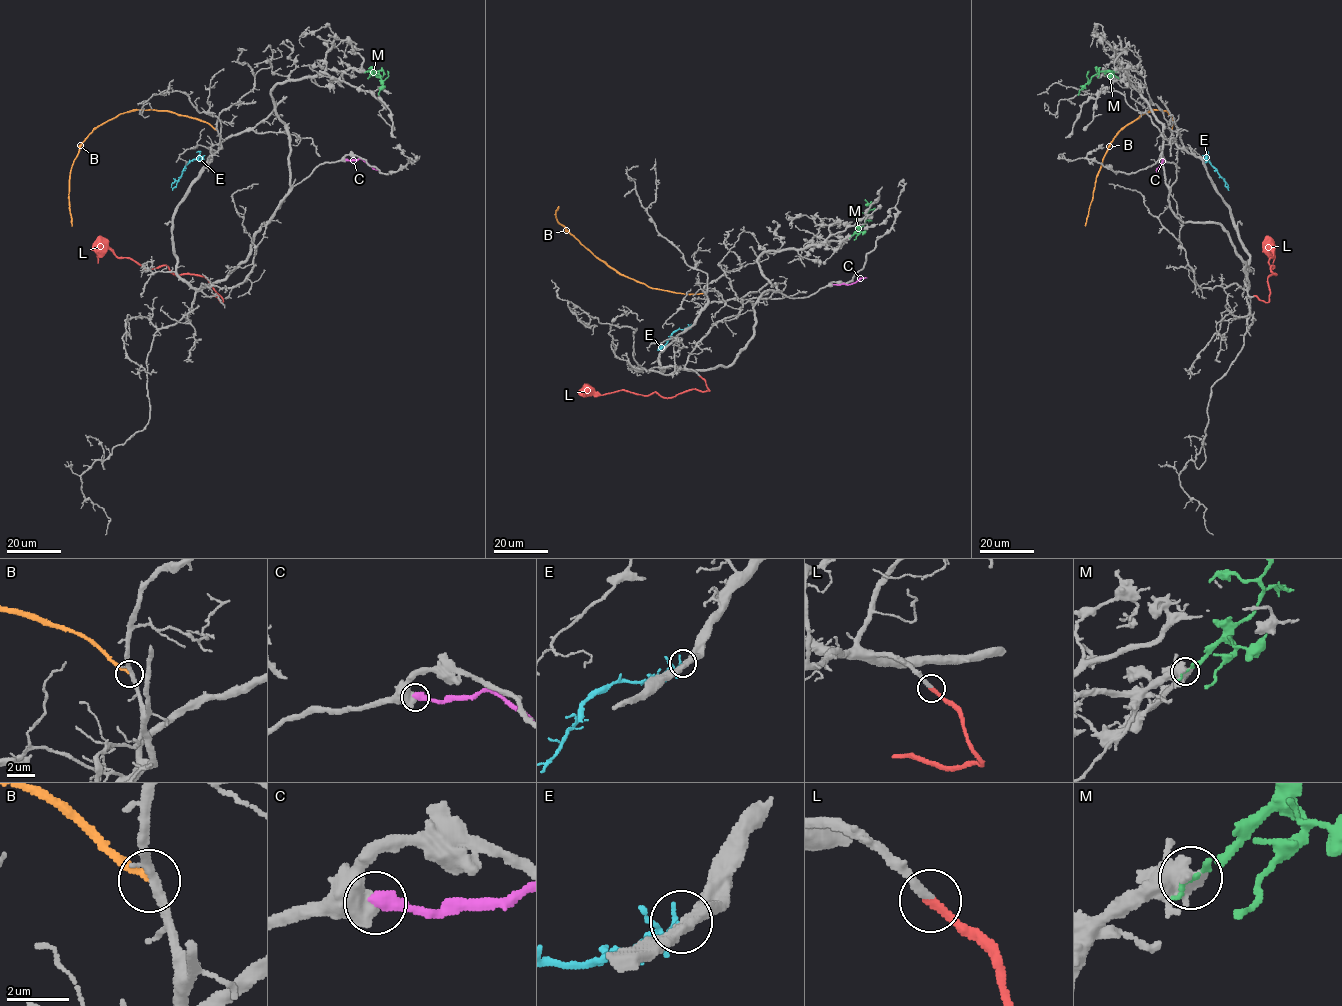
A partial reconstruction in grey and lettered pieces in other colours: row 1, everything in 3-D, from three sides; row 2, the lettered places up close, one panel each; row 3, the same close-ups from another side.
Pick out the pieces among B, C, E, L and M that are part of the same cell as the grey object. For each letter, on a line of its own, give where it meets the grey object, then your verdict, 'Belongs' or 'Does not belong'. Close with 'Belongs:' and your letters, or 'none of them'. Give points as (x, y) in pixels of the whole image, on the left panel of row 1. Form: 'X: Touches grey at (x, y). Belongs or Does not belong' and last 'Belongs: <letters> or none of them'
B: Touches grey at (217, 130). Does not belong
C: Touches grey at (345, 160). Does not belong
E: Touches grey at (205, 163). Belongs
L: Touches grey at (213, 295). Belongs
M: Touches grey at (363, 71). Belongs
Belongs: E, L, M

